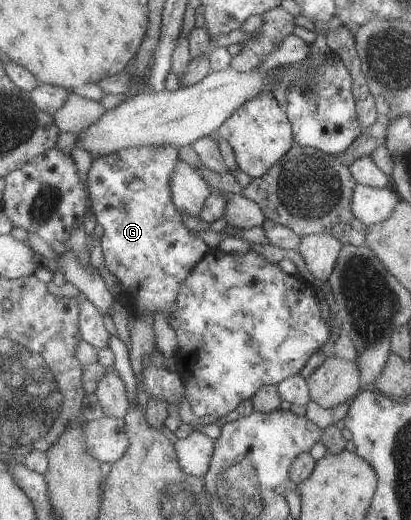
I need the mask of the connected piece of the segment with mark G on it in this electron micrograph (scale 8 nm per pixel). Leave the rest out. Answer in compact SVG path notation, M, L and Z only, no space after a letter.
M172 145L130 147L109 155L95 156L88 178L91 208L97 224L105 228L100 244L104 254L104 267L118 278L124 292L130 286L137 288L137 303L134 308L145 313L161 309L167 313L169 322L173 320L172 312L178 303L180 285L208 253L206 244L200 238L194 238L182 223L179 207L173 198L171 178L179 162L179 148Z

